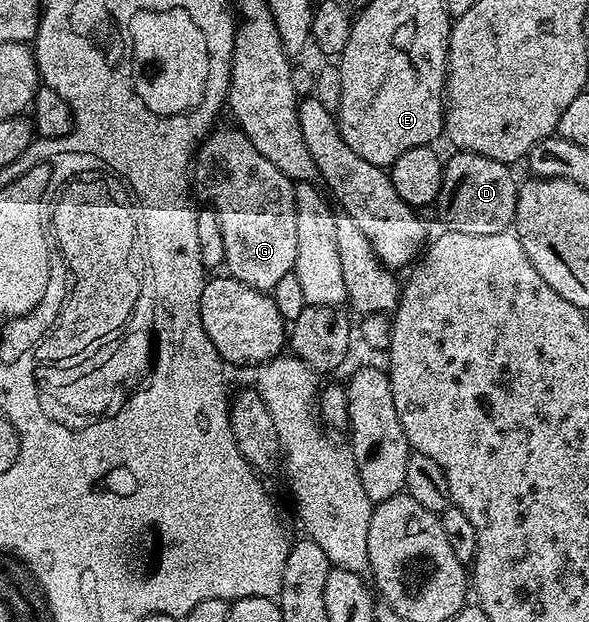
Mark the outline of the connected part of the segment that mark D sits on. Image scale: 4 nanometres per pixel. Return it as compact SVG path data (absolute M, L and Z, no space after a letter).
M462 150L446 157L437 201L438 223L457 234L501 234L514 225L519 184L508 165Z

